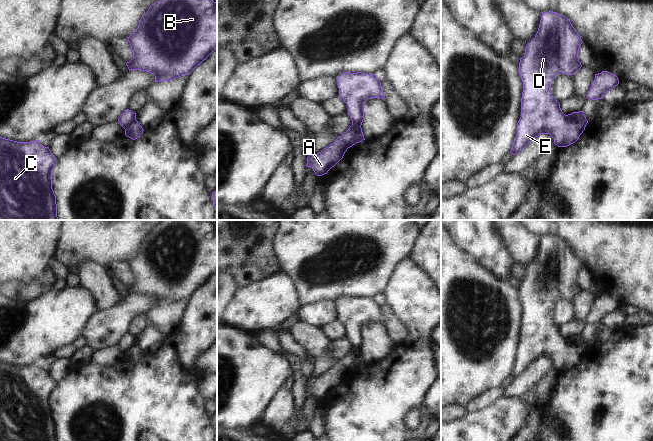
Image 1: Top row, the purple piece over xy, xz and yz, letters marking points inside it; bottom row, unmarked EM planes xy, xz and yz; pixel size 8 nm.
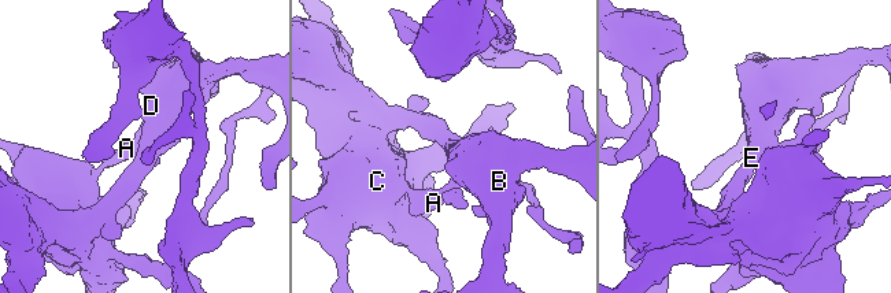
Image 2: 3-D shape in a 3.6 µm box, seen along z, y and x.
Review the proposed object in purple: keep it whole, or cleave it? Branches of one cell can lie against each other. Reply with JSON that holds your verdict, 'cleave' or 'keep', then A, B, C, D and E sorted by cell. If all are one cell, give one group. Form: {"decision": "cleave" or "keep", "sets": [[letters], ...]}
{"decision": "cleave", "sets": [["A", "C"], ["B", "D", "E"]]}

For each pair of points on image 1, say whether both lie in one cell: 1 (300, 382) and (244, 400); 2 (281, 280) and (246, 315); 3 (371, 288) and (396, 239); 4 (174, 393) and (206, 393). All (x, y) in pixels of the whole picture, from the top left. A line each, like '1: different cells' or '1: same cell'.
1: different cells
2: same cell
3: same cell
4: different cells

